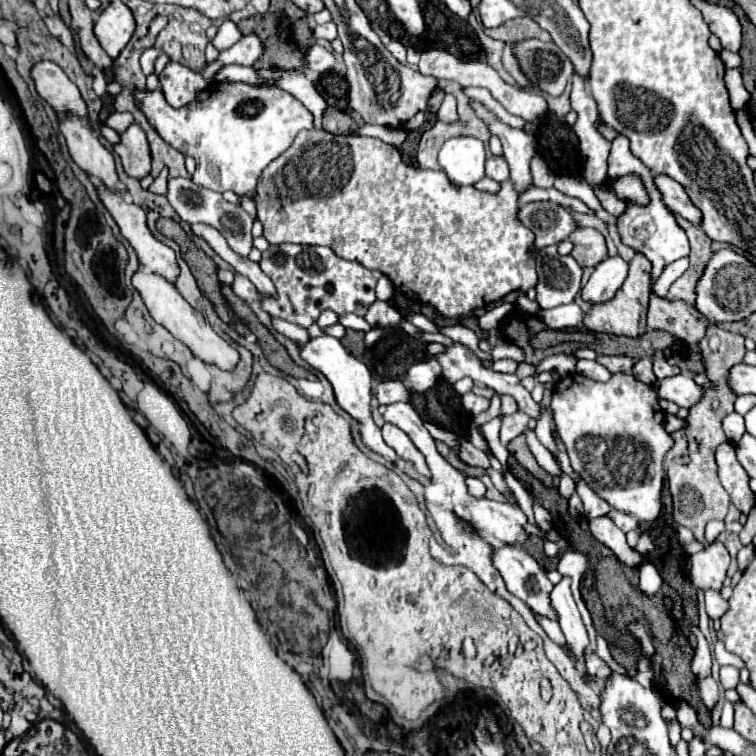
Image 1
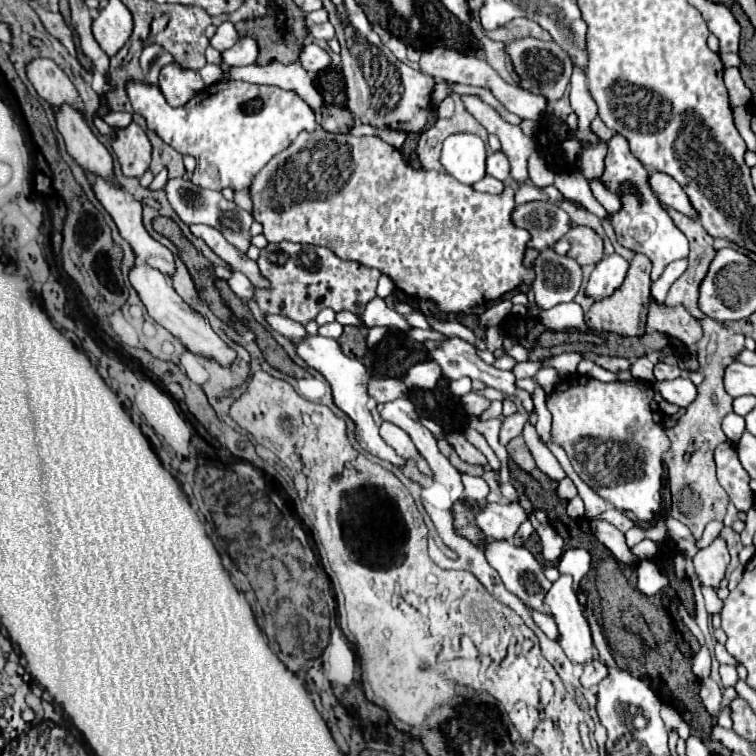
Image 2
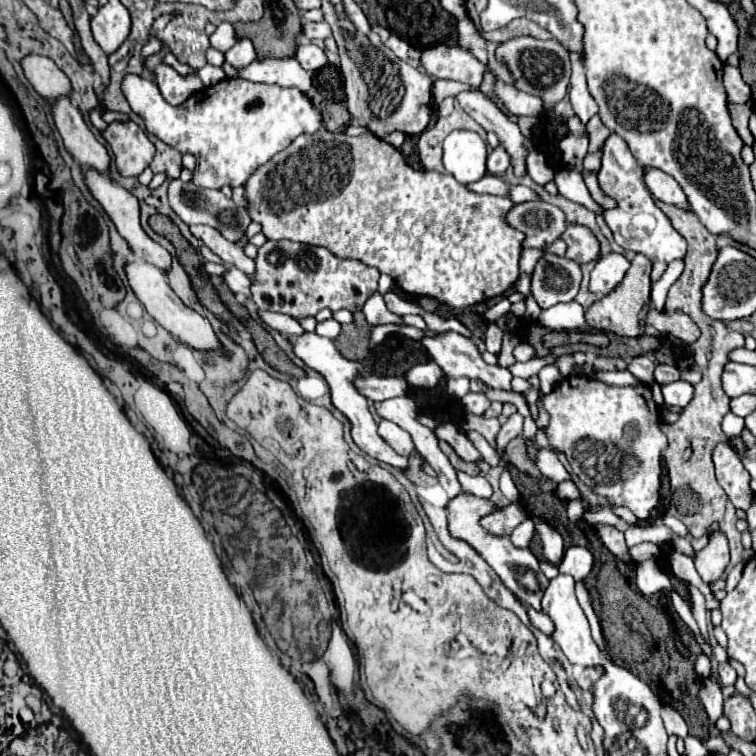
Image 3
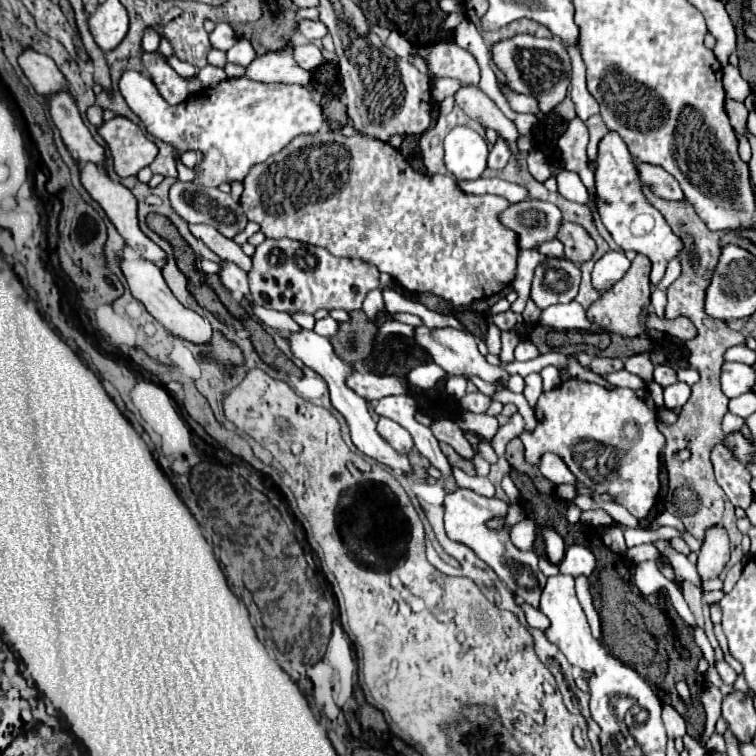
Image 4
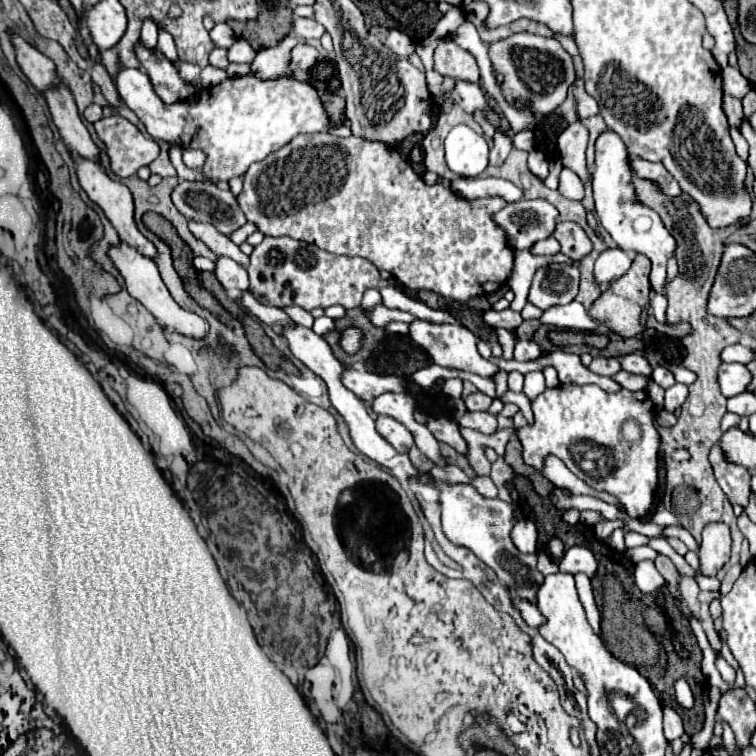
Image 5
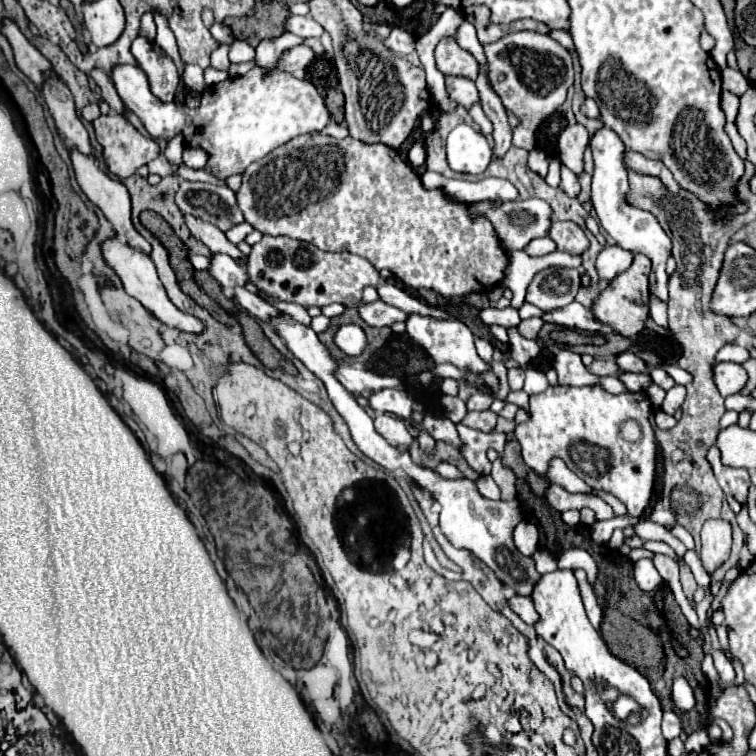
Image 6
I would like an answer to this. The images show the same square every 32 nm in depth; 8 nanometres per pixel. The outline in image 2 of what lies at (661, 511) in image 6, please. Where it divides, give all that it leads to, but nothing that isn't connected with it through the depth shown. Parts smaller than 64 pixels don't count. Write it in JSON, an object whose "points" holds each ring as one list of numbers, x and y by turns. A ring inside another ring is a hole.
{"points":[[668,516,664,521,673,540,677,541,679,539,687,539,692,536,688,527,673,517]]}

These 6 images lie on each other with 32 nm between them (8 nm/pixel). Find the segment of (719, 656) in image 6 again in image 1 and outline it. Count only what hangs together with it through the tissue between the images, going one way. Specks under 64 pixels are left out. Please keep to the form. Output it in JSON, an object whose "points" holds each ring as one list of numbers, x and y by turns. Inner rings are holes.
{"points":[[722,666,720,668,720,682,722,682,724,688,736,688,736,684,740,682,738,668,734,668,734,666]]}

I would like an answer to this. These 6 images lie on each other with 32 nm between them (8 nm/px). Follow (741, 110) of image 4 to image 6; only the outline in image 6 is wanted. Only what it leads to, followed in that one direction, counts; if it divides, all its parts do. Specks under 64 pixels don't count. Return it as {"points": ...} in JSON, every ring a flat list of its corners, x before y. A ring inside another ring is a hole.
{"points":[[722,90,722,110,726,114,726,120,734,122,738,112,738,96,732,94,730,90]]}

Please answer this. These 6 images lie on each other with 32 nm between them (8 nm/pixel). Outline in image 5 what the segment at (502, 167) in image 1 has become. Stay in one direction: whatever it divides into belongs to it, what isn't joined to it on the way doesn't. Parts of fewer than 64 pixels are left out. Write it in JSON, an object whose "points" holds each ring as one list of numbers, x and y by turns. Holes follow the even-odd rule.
{"points":[[496,126,494,146,490,150,490,164,502,164,510,152,510,148,512,148,512,136,502,126]]}

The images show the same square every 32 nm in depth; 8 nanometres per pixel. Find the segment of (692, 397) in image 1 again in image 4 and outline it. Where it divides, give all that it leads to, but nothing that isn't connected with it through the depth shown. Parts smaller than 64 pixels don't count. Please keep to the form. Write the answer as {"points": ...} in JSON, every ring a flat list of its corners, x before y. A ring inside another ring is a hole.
{"points":[[676,382,668,388,664,388,664,406,668,410,676,410,686,404,688,396,690,396,690,386,684,382]]}

